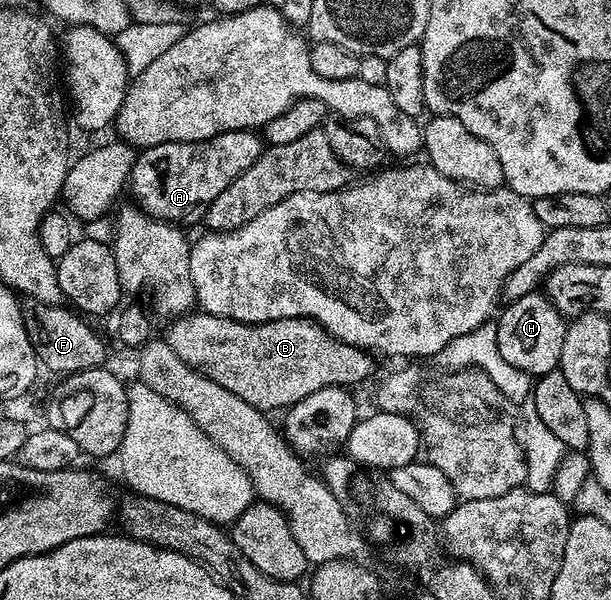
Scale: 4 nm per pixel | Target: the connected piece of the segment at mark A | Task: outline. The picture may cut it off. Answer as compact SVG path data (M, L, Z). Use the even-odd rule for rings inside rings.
M235 130L201 142L167 142L141 149L136 156L127 185L135 205L152 218L173 224L203 223L210 204L258 160L266 143L256 130Z

